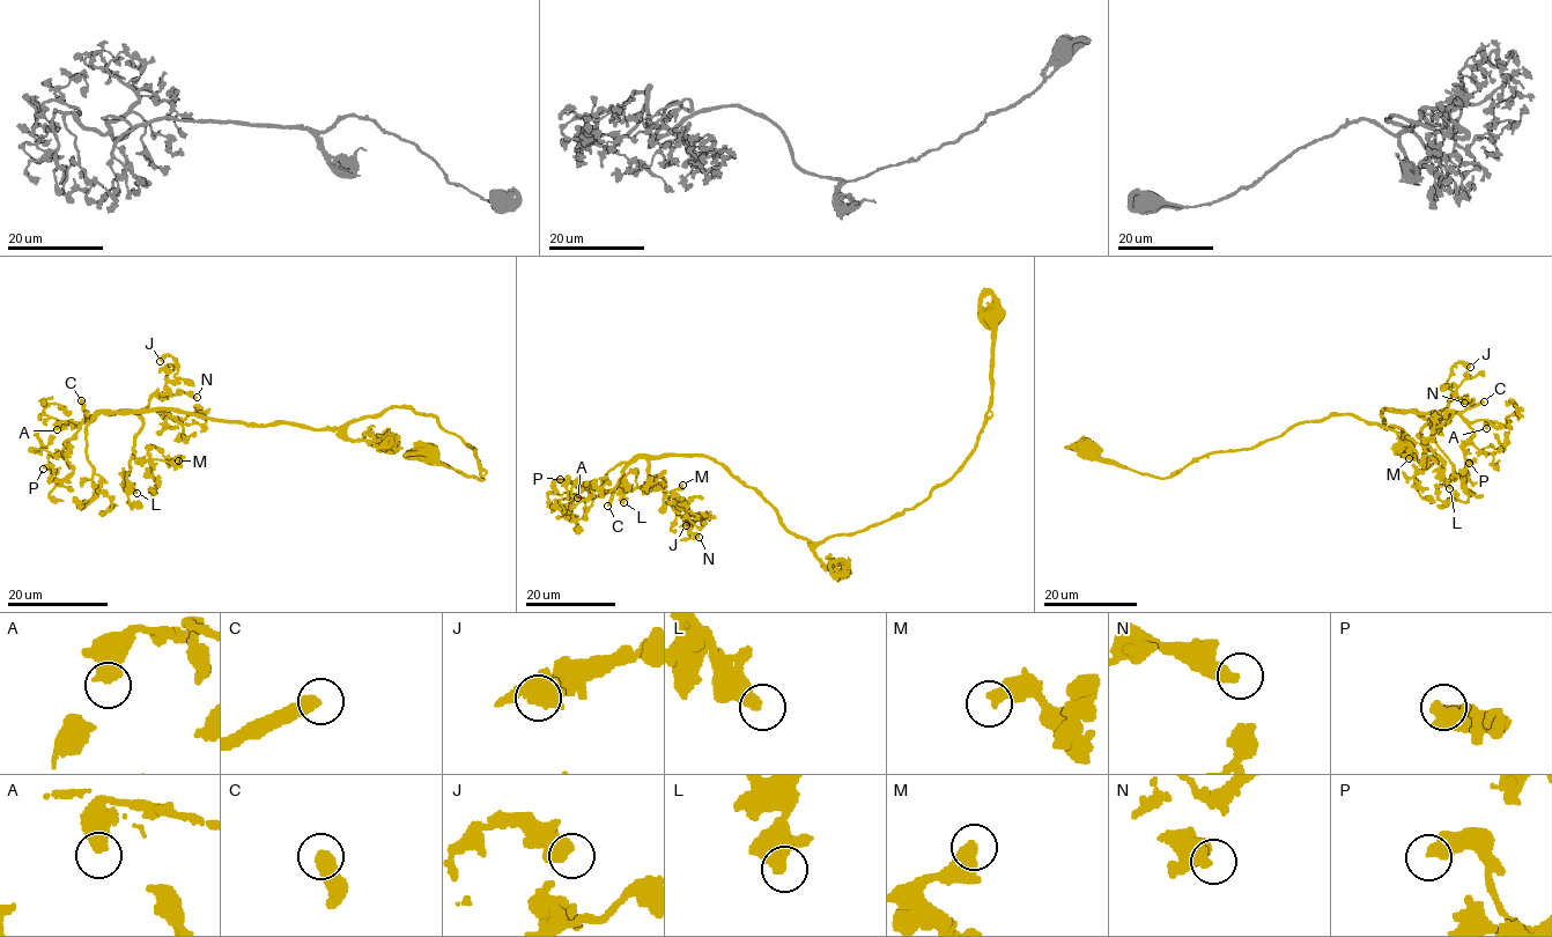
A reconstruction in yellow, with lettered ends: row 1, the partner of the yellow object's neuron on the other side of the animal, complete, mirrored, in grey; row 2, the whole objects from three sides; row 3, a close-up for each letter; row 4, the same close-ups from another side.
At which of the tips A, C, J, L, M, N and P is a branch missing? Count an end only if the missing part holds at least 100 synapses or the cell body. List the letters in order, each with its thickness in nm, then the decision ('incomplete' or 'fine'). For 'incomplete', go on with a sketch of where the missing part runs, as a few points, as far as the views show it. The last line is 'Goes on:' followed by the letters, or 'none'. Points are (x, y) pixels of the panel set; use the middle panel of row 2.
A: 480 nm | fine
C: 440 nm | incomplete | (607, 506), (627, 515), (641, 508), (657, 518), (662, 531), (684, 531)
J: 600 nm | fine
L: 480 nm | fine
M: 440 nm | fine
N: 400 nm | fine
P: 440 nm | fine
Goes on: C

